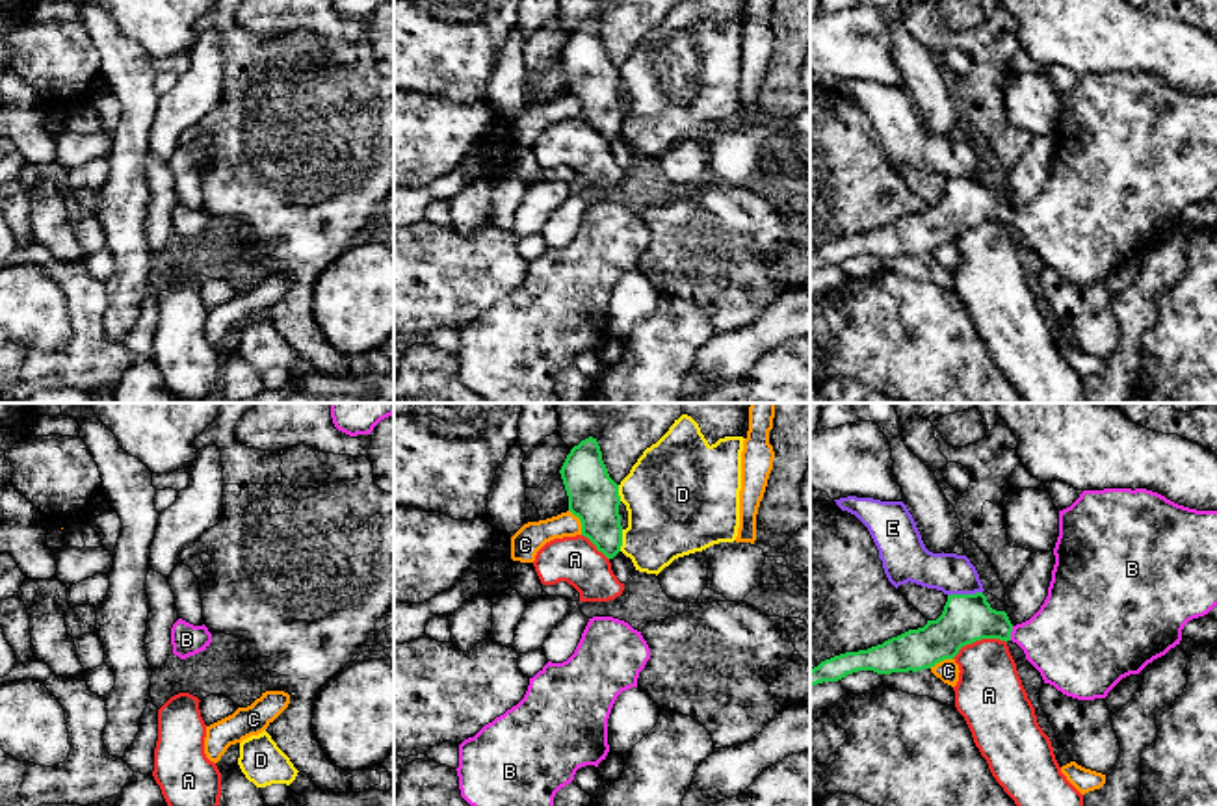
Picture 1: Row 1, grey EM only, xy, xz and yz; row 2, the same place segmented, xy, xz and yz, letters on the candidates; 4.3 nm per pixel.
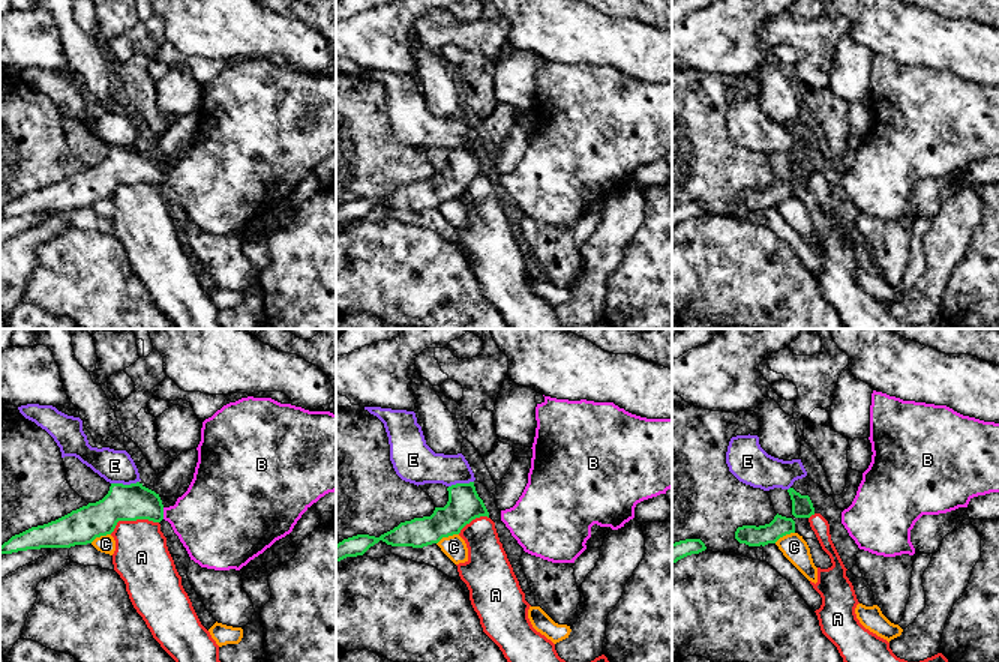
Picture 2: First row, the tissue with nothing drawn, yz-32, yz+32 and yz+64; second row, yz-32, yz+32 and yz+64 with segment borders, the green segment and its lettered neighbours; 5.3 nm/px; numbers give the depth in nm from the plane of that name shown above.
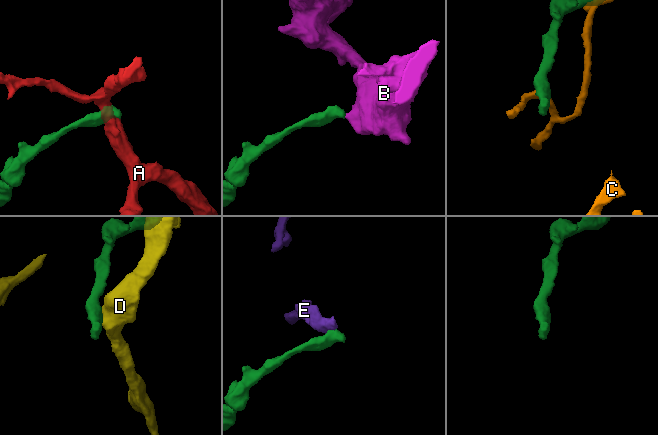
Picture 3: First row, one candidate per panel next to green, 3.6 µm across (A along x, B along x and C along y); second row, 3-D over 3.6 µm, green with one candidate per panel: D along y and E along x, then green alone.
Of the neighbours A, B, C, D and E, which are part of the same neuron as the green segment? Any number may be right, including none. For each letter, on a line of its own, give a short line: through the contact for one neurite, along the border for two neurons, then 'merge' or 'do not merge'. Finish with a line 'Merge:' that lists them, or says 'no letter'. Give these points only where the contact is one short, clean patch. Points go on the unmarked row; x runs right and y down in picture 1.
A: line yz (1006, 225), (976, 223), (952, 242); do not merge
B: line yz (967, 201), (996, 208), (1009, 218), (1067, 223); merge
C: line xz (569, 93), (578, 103), (582, 117); do not merge
D: line xz (623, 114), (619, 134); do not merge
E: do not merge
Merge: B

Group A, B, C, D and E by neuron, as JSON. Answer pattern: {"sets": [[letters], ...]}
{"sets": [["A"], ["B"], ["C"], ["D"], ["E"]]}

